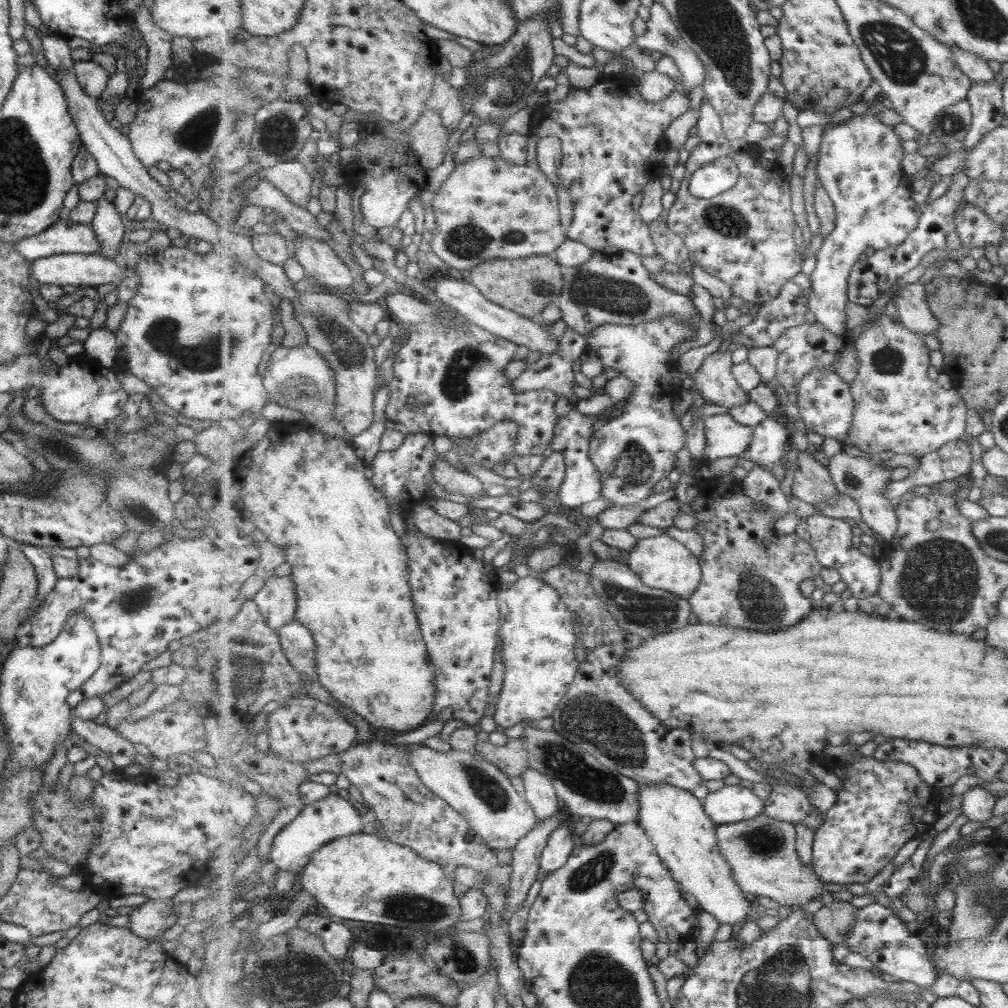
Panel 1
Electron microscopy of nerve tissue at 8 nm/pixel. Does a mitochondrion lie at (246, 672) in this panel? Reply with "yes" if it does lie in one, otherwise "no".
yes

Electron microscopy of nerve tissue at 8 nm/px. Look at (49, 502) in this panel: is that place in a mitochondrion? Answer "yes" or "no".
yes

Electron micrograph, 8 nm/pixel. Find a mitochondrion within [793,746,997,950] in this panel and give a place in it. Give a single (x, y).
(974, 914)

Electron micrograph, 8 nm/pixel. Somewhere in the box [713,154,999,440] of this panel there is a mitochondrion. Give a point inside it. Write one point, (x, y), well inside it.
(887, 361)

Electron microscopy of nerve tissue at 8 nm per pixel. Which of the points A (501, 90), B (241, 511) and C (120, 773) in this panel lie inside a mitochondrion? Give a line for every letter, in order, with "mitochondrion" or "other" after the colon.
A: mitochondrion
B: other
C: other

